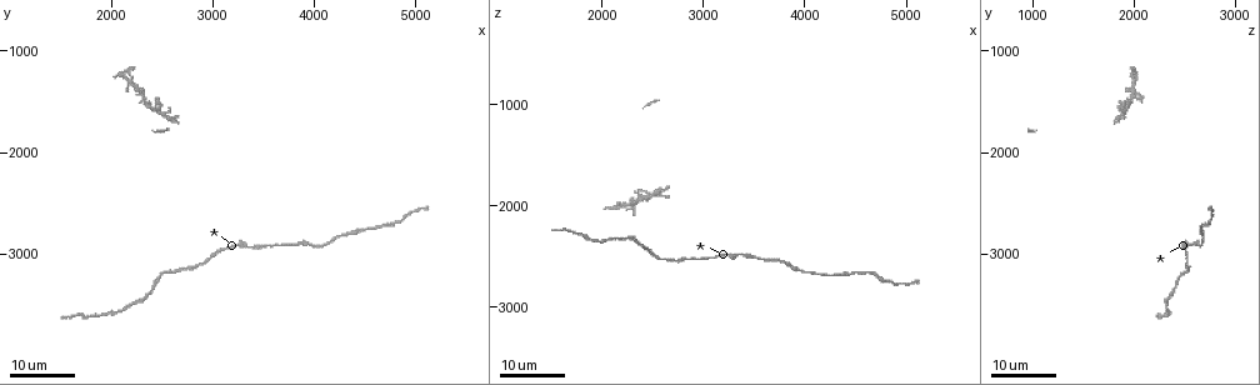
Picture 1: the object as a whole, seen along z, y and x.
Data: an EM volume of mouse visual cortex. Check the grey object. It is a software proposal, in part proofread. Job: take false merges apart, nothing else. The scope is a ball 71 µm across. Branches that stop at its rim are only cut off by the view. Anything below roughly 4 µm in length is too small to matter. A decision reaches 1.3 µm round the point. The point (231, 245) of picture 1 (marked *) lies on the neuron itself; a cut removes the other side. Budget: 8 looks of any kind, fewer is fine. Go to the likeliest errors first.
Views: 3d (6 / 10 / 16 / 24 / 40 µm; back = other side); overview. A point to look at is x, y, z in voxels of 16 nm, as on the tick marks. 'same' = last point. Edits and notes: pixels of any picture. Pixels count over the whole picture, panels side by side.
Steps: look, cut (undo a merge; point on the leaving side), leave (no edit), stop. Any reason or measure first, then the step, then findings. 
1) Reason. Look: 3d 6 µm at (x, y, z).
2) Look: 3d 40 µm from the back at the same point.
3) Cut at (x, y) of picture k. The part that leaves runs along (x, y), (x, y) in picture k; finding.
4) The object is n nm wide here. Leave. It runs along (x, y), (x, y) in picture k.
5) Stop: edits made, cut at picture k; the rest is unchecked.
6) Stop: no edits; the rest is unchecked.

Sudden change in width. Look: 3d 16 µm at (2700, 3140, 2540).

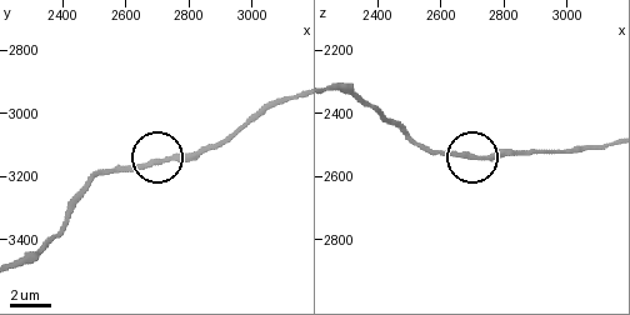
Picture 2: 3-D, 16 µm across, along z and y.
Look: 3d 10 µm at (2720, 3160, 2540).

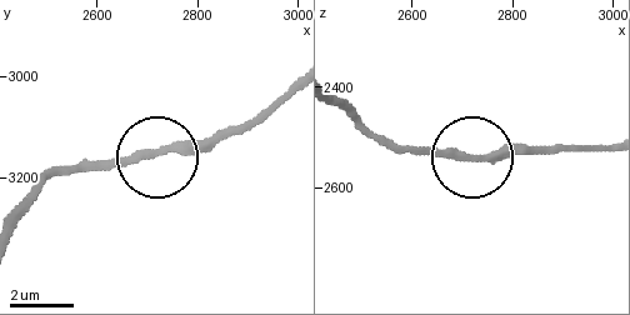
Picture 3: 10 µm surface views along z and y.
Leave. It runs along (603, 148), (483, 158), (388, 150) in picture 3; continuous, no second neuron.

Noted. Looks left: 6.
Four arms meet. Look: 3d 16 µm at (2380, 1540, 1920).

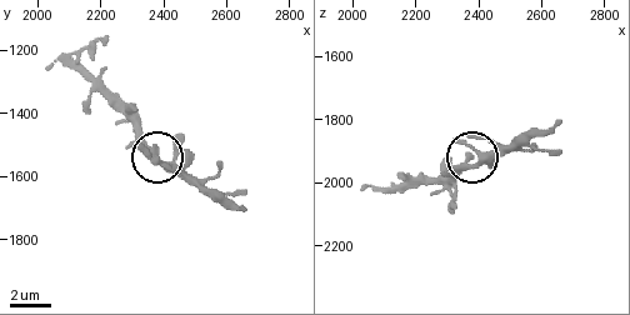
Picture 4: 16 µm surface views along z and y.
Look: 3d 6 µm at the same point.

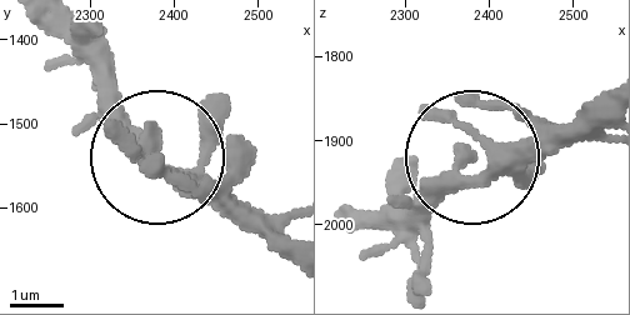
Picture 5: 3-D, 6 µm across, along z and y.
The object is 310 nm wide here. Leave. Continuous, no second neuron.

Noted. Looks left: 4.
Look: 3d 16 µm at (2640, 1680, 1820).

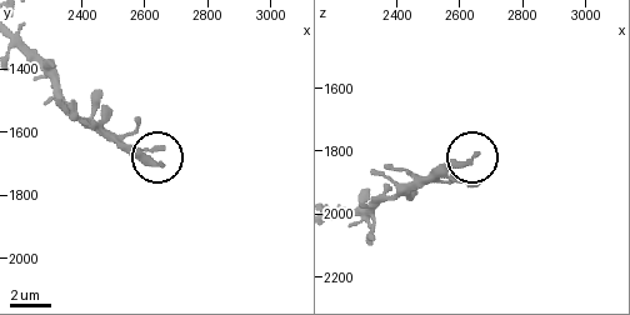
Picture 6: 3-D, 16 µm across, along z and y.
Look: 3d 6 µm at (2630, 1700, 1830).

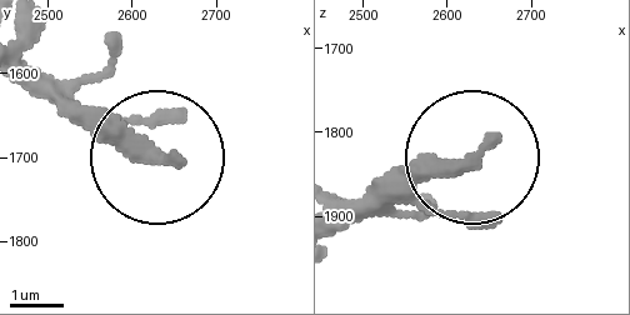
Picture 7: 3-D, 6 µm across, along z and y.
Leave. Continuous, no second neuron.

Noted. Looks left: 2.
Thick turns thin. Look: 3d 16 µm at (4700, 2740, 2660).

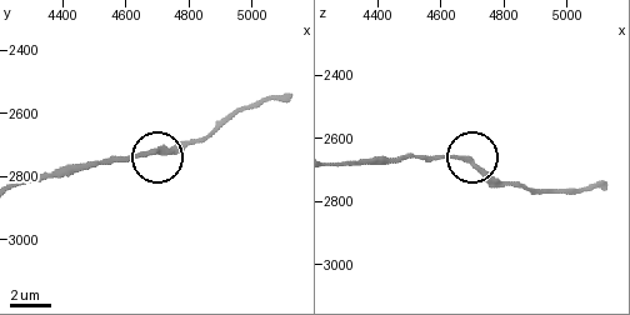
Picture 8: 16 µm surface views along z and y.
Zoom in. Look: 3d 6 µm at (4690, 2720, 2670).

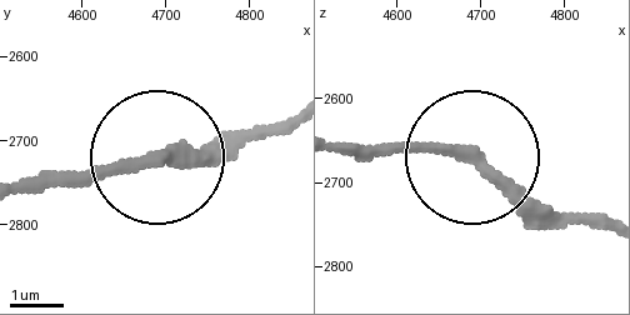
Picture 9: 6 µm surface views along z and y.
The object is 240 nm wide here. Leave. It runs along (24, 189), (199, 163), (261, 135) in picture 9; continuous, no second neuron.

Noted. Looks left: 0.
Stop: no edits; the rest is unchecked.

